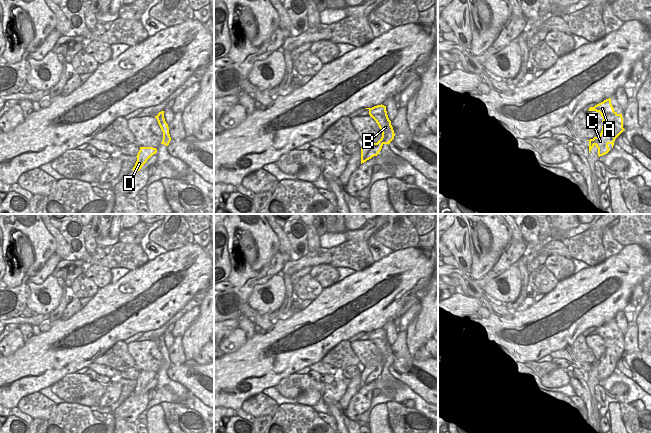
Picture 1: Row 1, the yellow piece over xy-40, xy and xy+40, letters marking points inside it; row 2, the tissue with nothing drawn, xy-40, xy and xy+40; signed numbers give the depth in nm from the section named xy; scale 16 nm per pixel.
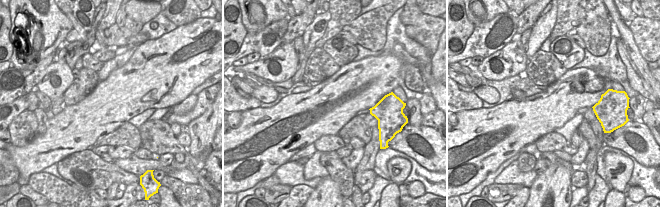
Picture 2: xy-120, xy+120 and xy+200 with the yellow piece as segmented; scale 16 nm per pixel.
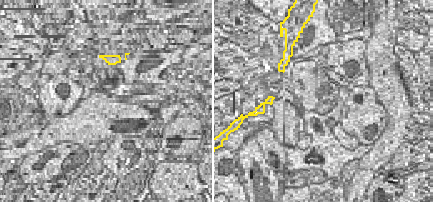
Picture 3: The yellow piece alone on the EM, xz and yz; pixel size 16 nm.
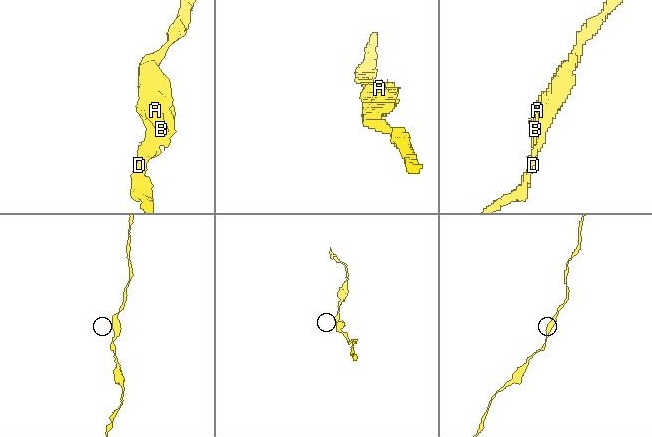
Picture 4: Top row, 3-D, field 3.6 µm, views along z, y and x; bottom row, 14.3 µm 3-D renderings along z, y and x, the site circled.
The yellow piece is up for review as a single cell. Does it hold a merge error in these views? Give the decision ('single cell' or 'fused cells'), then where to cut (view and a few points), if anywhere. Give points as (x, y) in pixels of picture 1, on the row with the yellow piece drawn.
single cell; no cut

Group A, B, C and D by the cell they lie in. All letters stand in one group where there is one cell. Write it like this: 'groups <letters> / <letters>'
groups A B C D

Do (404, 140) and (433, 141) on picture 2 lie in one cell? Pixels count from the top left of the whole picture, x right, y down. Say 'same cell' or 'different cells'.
same cell

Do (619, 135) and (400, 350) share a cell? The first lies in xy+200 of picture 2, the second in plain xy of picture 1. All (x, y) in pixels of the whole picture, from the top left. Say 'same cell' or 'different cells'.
different cells

